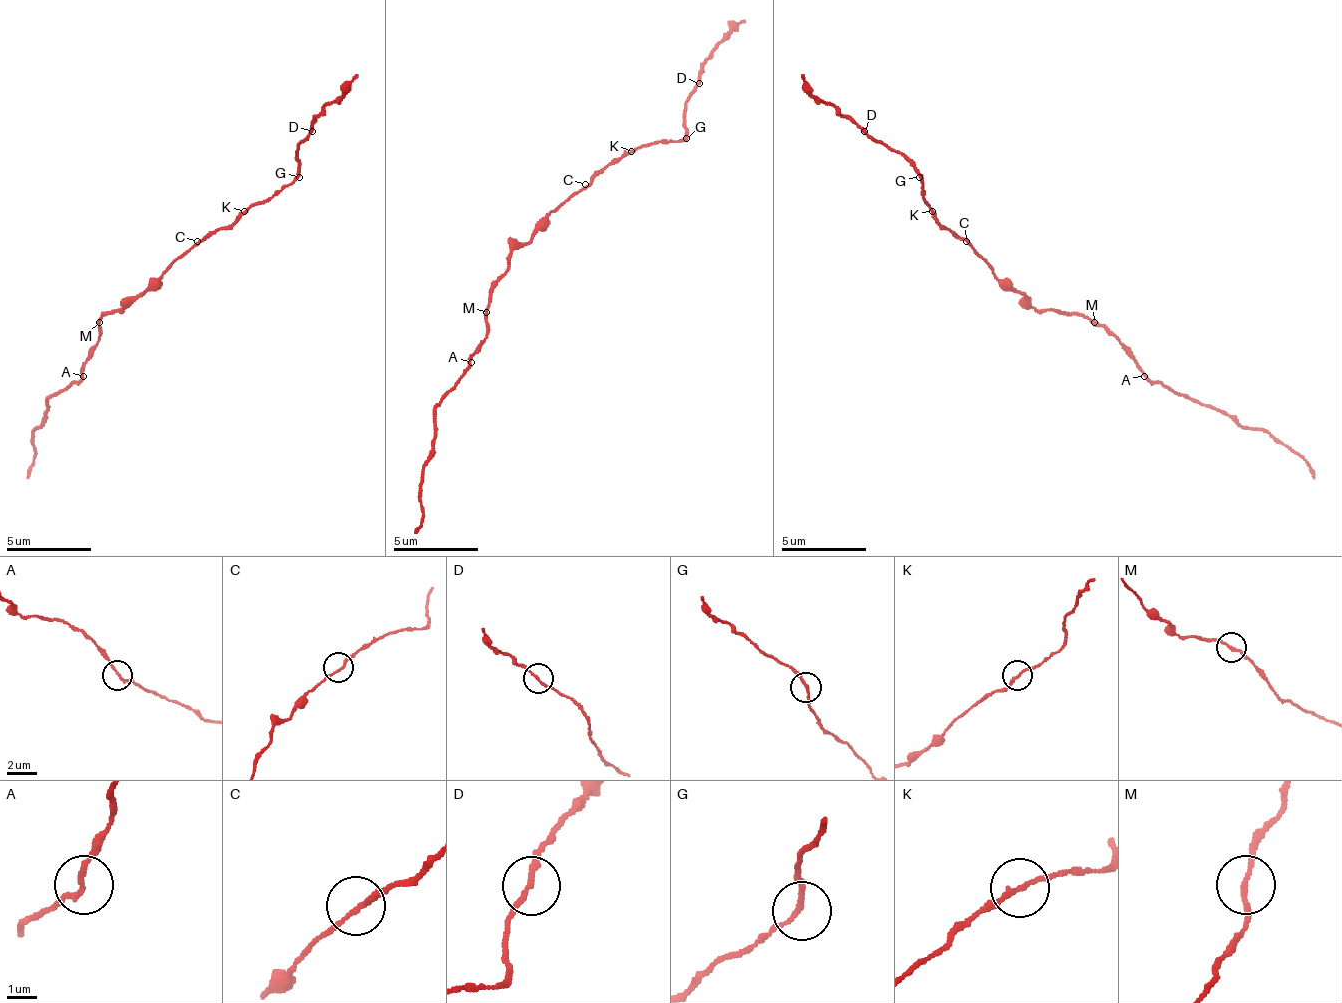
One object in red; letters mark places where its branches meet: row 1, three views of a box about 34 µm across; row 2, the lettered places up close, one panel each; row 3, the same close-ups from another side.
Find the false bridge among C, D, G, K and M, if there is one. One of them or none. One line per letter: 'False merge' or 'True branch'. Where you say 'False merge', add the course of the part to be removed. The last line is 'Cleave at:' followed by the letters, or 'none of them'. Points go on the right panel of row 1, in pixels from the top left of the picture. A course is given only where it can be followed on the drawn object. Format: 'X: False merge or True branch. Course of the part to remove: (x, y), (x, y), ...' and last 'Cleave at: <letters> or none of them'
C: True branch
D: True branch
G: True branch
K: True branch
M: False merge. Course of the part to remove: (1093, 321), (1118, 342), (1148, 376), (1190, 401), (1216, 406), (1245, 427), (1271, 431), (1300, 456), (1313, 477)
Cleave at: M

